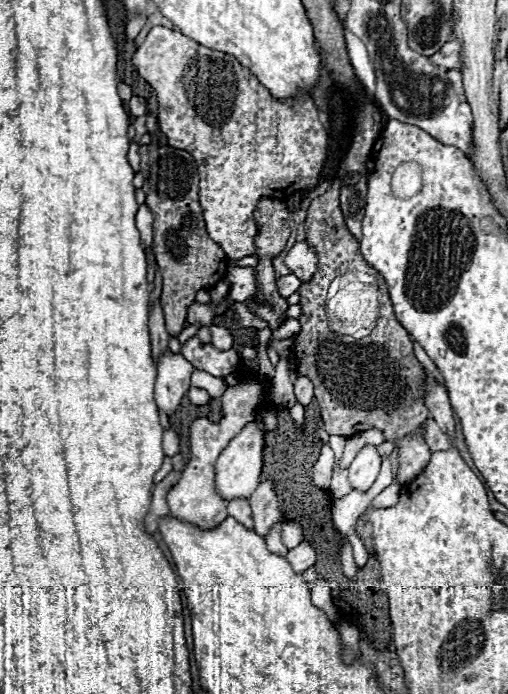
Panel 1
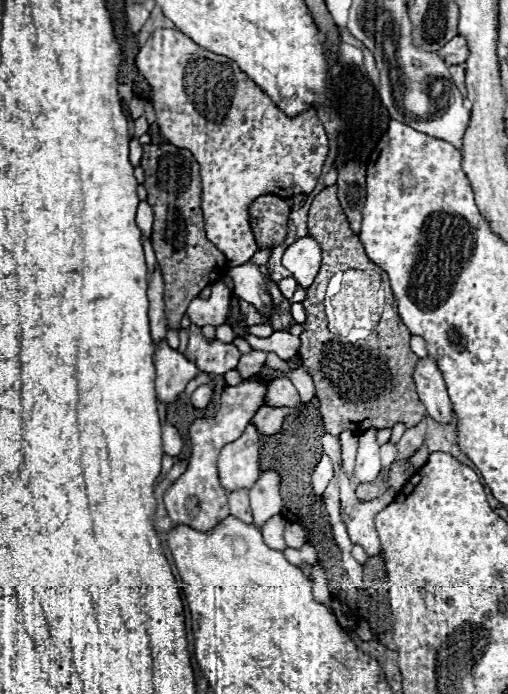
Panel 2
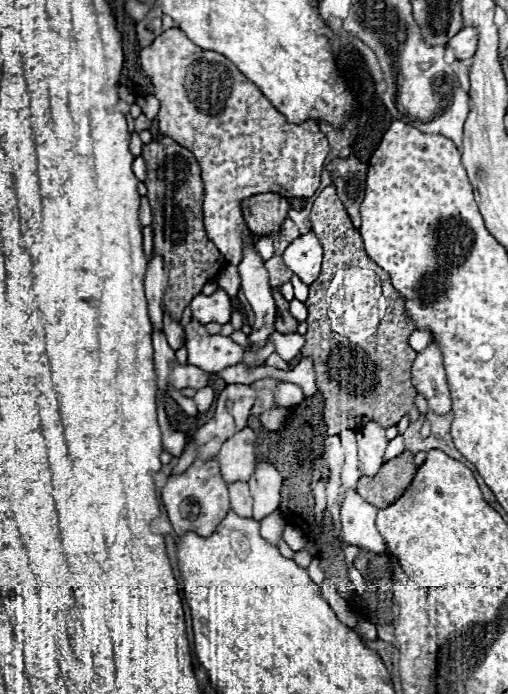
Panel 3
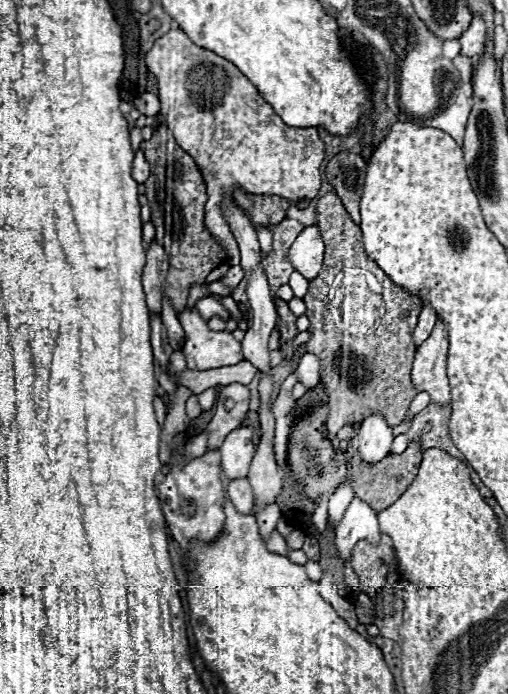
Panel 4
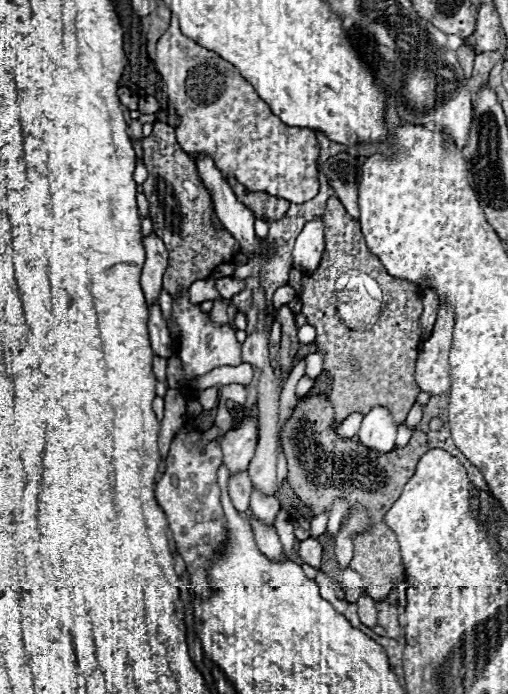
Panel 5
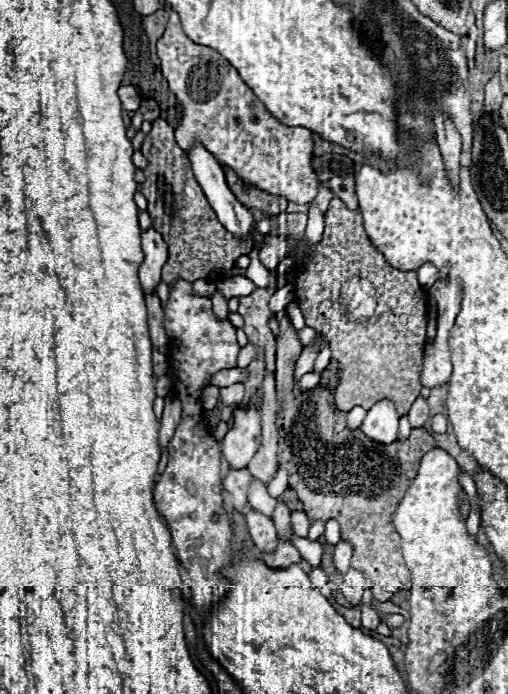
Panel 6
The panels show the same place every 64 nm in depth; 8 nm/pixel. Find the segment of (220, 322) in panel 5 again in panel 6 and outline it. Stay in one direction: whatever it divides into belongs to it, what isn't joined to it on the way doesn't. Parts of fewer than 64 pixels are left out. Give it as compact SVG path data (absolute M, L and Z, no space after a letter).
M216 292L212 298L212 310L214 310L214 314L220 318L220 320L226 320L228 318L228 300L220 294L220 292Z

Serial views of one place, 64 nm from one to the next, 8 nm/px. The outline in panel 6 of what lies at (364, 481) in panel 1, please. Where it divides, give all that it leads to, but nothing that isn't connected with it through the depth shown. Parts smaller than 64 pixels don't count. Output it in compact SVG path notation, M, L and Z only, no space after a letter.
M390 400L374 404L368 410L360 430L366 438L372 438L372 442L380 442L384 446L392 444L398 438L398 414L394 404Z

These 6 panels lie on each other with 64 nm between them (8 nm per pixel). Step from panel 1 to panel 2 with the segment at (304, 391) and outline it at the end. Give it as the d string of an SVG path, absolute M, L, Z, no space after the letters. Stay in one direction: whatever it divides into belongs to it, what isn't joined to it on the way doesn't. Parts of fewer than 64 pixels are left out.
M296 368L296 370L292 370L290 374L286 374L292 382L294 382L294 386L298 388L298 392L300 392L300 398L302 398L302 404L308 404L310 400L312 400L312 396L314 396L314 388L312 388L312 376L304 370L304 368Z

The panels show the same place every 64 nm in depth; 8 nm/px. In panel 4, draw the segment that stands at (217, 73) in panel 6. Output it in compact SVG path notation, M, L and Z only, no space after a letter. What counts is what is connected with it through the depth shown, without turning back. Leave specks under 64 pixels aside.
M172 26L170 32L154 42L144 54L144 62L156 78L164 124L202 170L208 188L204 224L224 246L228 264L236 266L240 252L228 222L224 222L222 200L238 188L248 194L278 194L286 200L314 198L320 190L324 140L314 126L294 128L284 124L232 62L192 44L178 26Z

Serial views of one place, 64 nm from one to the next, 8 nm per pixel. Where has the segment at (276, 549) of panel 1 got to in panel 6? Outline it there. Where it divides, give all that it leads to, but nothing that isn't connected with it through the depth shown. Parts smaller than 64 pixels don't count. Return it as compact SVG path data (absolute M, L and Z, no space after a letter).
M252 480L252 484L250 484L248 502L250 502L250 506L252 506L256 512L260 512L260 514L264 514L264 516L268 516L268 518L272 518L274 508L276 508L276 504L278 504L278 500L272 498L272 496L268 494L268 490L264 488L264 484L260 484L258 480Z

